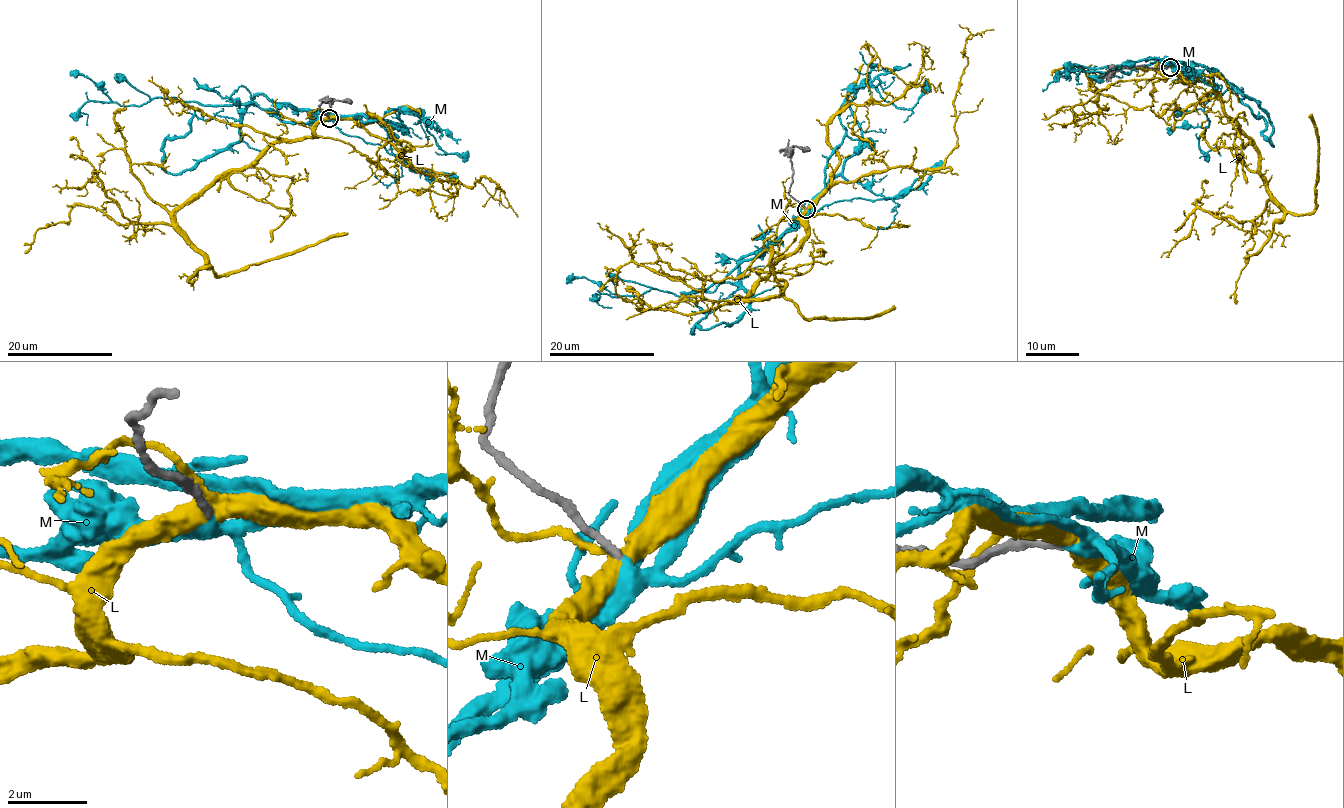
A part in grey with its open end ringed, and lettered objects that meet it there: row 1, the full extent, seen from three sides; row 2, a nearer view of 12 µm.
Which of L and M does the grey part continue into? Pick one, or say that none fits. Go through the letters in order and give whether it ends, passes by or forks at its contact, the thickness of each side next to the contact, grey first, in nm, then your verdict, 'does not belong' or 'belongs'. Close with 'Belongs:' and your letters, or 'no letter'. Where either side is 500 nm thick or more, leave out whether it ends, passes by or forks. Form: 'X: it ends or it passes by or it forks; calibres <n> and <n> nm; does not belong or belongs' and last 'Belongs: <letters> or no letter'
L: it forks; calibres 200 and 360 nm; does not belong
M: it forks; calibres 200 and 240 nm; belongs
Belongs: M

